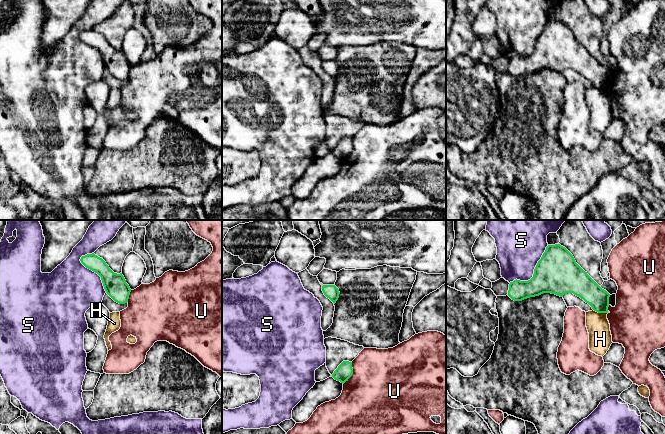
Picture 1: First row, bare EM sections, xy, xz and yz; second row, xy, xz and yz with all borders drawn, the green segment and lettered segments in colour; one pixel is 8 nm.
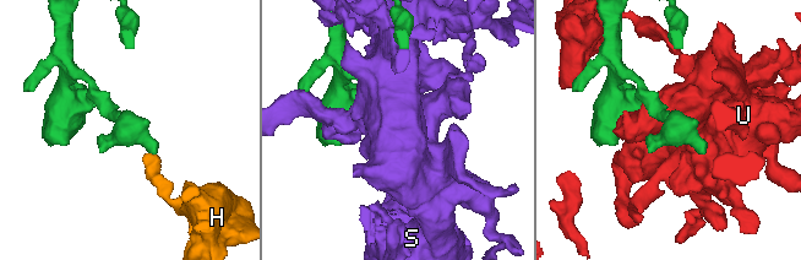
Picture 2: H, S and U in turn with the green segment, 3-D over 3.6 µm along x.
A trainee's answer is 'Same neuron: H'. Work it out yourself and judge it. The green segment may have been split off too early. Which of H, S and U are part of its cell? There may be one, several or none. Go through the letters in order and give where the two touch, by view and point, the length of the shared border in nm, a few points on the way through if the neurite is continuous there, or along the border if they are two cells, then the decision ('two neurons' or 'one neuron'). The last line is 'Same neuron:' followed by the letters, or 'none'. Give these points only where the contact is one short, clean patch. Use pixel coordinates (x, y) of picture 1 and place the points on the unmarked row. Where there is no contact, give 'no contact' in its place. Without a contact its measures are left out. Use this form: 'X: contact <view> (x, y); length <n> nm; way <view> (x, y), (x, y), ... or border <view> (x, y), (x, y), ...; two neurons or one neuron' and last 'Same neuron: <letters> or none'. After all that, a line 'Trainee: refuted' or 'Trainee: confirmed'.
H: contact yz (600, 88); length 120 nm; border yz (593, 85), (598, 88), (607, 89); two neurons
S: contact yz (534, 48); length 440 nm; two neurons
U: contact xz (352, 149); length 200 nm; two neurons
Same neuron: none
Trainee: refuted

